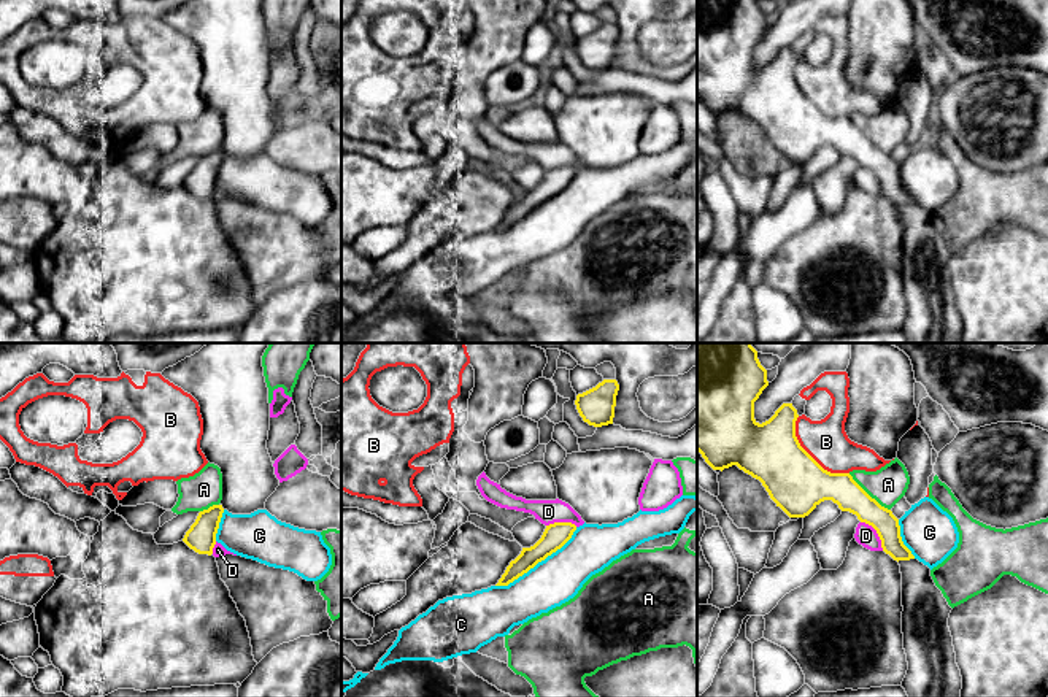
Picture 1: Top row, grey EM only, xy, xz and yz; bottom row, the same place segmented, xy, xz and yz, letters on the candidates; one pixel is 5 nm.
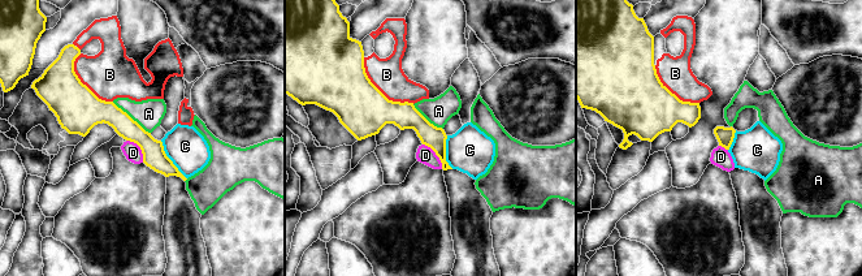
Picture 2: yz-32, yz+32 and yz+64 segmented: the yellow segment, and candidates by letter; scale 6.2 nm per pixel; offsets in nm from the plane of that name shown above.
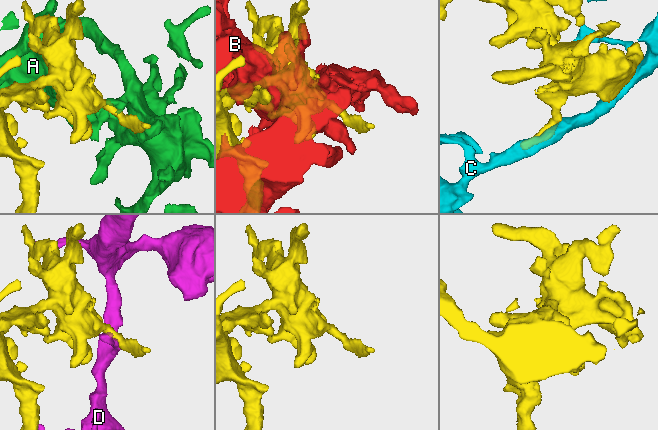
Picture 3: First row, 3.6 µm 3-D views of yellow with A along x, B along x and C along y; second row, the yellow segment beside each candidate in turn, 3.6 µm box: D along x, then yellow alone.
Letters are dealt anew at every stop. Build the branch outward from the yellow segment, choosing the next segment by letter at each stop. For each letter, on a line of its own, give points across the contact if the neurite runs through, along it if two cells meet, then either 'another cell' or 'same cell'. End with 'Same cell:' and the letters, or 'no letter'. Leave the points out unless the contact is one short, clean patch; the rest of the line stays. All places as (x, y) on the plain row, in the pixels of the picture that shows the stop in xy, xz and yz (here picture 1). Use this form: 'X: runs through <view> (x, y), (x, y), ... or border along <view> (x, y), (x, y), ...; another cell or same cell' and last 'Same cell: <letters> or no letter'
A: another cell
B: another cell
C: another cell
D: border along yz (861, 165), (875, 175), (883, 194); another cell
Same cell: no letter

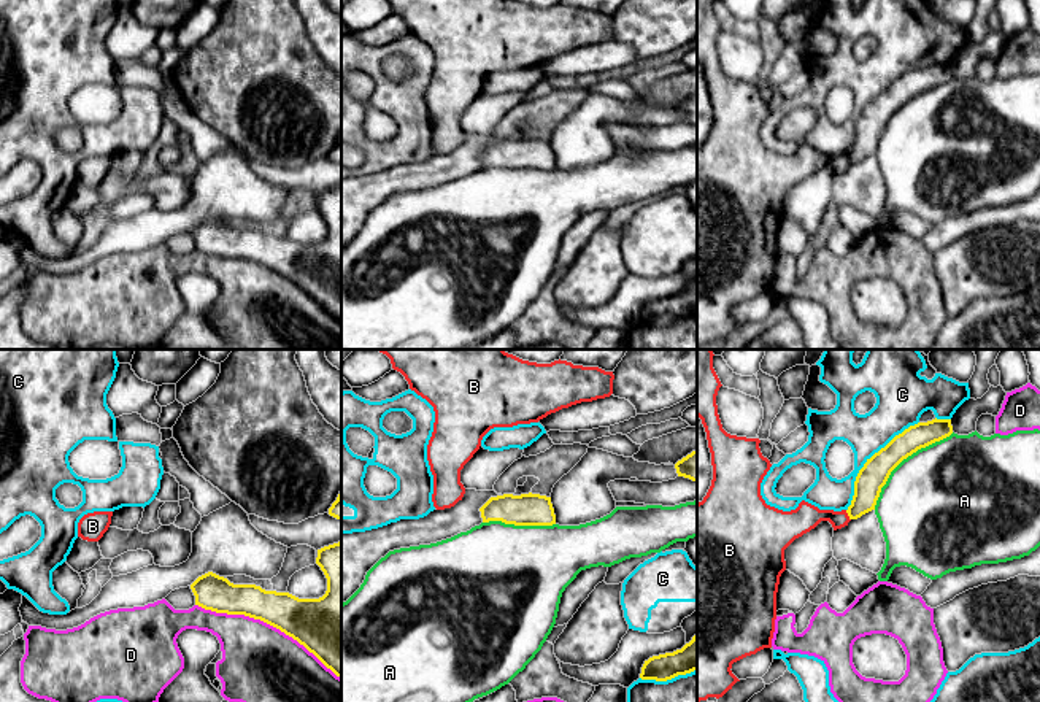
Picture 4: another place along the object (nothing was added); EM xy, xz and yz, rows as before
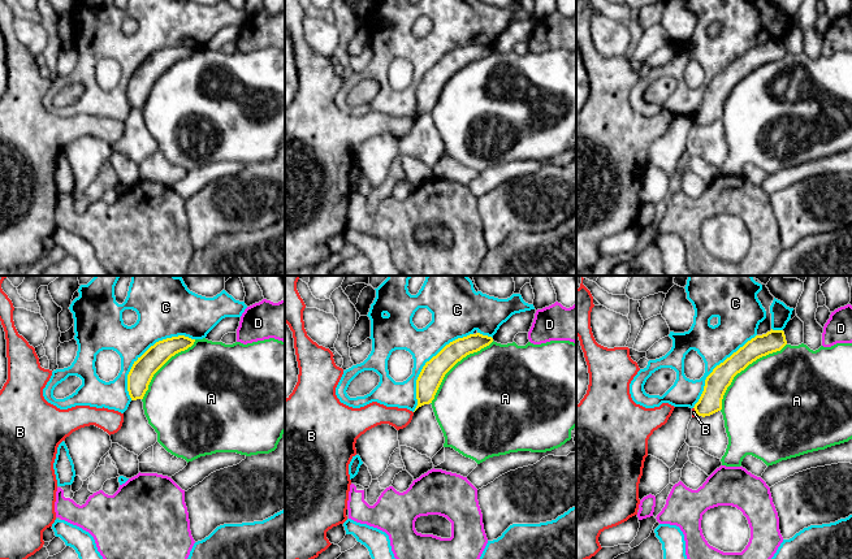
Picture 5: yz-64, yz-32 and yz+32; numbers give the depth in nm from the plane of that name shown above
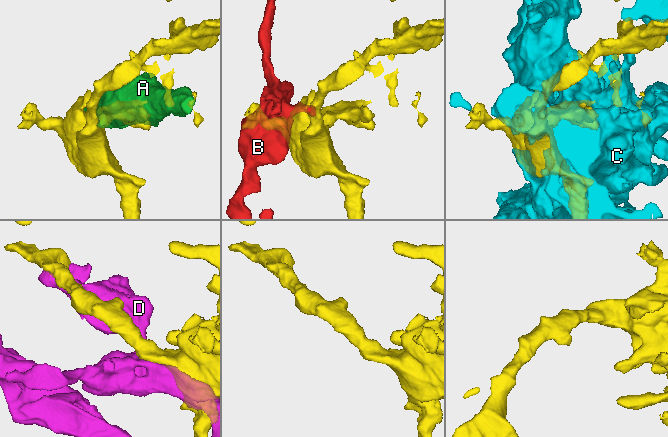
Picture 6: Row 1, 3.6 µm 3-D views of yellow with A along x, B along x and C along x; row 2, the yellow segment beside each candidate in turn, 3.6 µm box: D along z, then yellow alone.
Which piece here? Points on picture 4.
A: another cell
B: border along yz (845, 154), (850, 164); another cell
C: another cell
D: another cell
Same cell: no letter

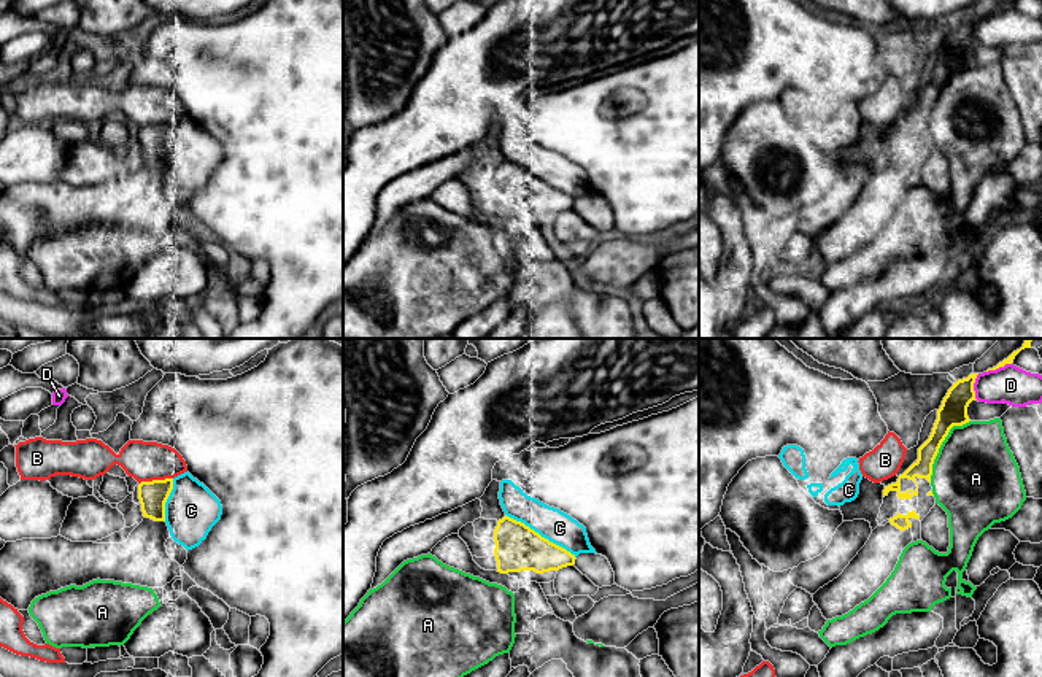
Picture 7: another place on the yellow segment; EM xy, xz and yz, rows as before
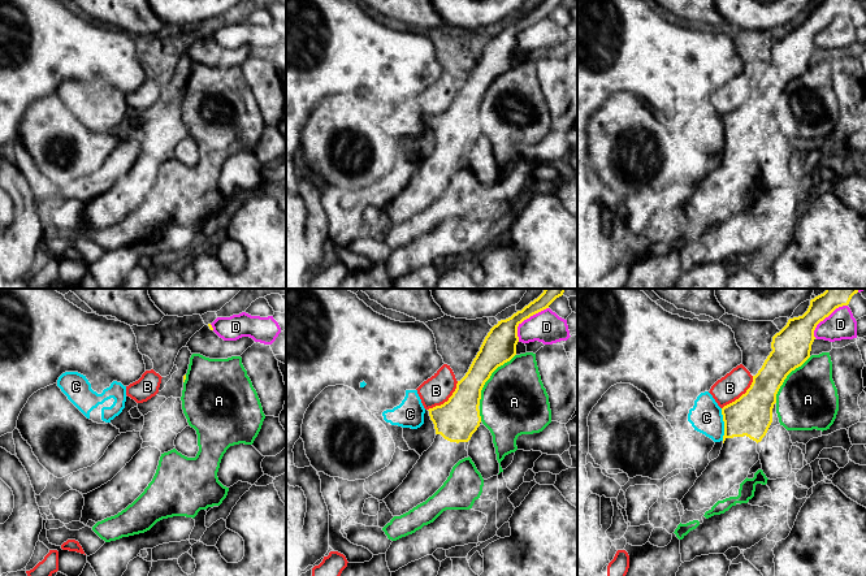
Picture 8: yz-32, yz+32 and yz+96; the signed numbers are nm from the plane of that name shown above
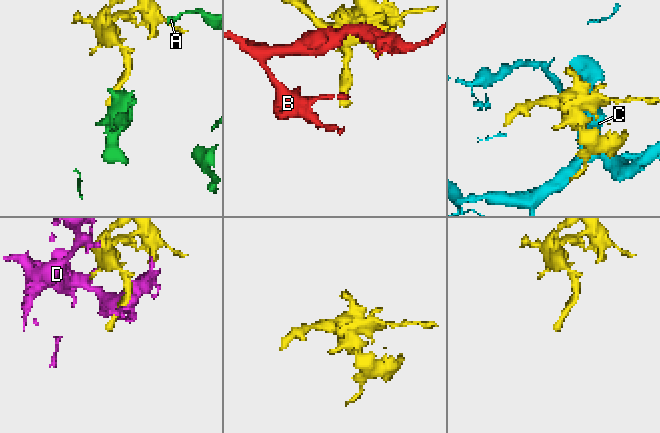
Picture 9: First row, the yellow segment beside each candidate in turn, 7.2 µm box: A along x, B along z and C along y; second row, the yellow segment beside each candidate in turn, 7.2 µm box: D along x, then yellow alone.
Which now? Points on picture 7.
A: another cell
B: another cell
C: another cell
D: another cell
Same cell: no letter

